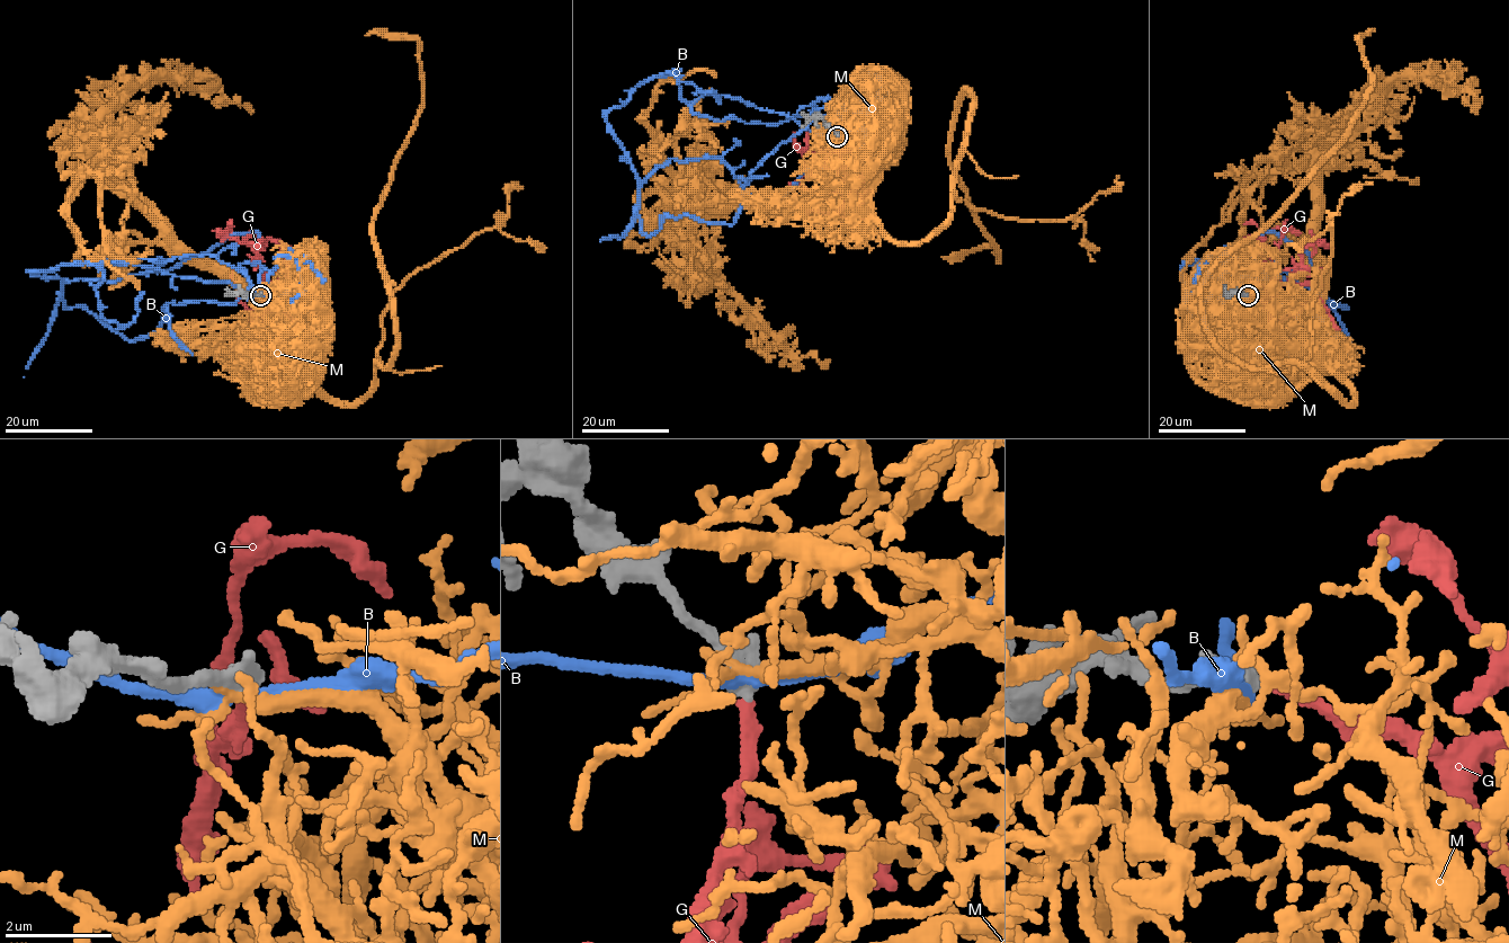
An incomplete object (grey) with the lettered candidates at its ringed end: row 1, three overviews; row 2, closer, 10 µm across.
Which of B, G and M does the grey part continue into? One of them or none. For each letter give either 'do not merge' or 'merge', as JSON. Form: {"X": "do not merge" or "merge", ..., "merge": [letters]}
{"B": "do not merge", "G": "merge", "M": "do not merge", "merge": ["G"]}

